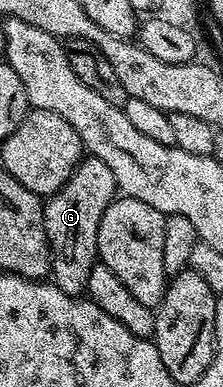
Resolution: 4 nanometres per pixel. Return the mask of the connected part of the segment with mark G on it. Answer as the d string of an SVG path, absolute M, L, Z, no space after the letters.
M86 155L62 188L44 201L45 233L53 259L51 280L63 294L80 296L85 292L87 278L91 278L91 270L99 262L99 218L103 218L103 210L107 210L118 192L115 174L111 174L110 168L99 162L99 158Z

